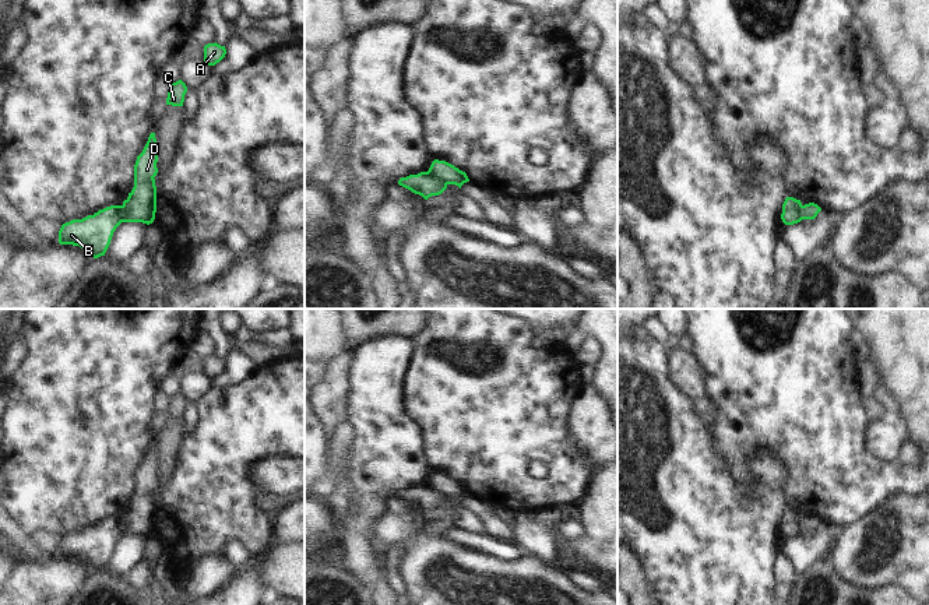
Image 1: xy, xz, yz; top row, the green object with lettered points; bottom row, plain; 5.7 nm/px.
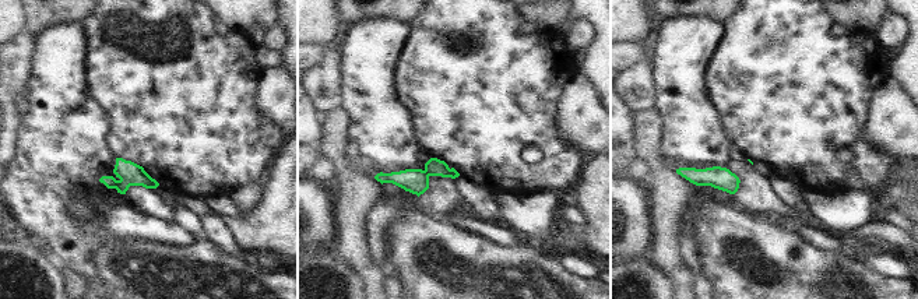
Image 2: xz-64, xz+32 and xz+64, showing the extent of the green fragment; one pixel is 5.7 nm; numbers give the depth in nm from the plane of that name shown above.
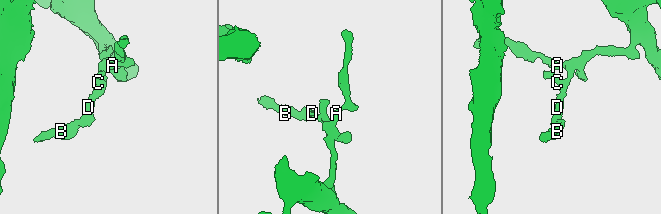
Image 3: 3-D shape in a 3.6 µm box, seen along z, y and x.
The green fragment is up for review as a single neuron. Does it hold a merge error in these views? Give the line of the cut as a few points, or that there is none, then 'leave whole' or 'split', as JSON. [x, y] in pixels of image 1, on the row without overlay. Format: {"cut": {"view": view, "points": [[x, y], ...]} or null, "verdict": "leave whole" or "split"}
{"cut": {"view": "xz", "points": [[428, 484], [446, 498]]}, "verdict": "split"}

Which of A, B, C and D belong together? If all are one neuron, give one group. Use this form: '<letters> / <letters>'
A C D / B

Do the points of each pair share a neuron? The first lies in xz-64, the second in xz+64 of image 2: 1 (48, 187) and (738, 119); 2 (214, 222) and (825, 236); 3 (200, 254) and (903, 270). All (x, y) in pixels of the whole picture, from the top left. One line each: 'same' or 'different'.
1: different
2: different
3: different

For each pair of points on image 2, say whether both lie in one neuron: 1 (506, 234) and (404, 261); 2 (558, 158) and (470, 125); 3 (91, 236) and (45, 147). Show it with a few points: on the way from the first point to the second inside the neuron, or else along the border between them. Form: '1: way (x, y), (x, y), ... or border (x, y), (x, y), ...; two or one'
1: border (457, 225), (506, 246), (520, 245); two
2: way (537, 136), (526, 125), (492, 125); one
3: way (69, 214), (46, 192), (46, 169); one

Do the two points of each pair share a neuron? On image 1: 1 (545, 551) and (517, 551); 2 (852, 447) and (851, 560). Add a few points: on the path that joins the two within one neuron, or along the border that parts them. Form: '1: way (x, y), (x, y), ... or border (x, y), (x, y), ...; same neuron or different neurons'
1: border (516, 542), (525, 554); different neurons
2: border (879, 506), (866, 516), (843, 527); different neurons

